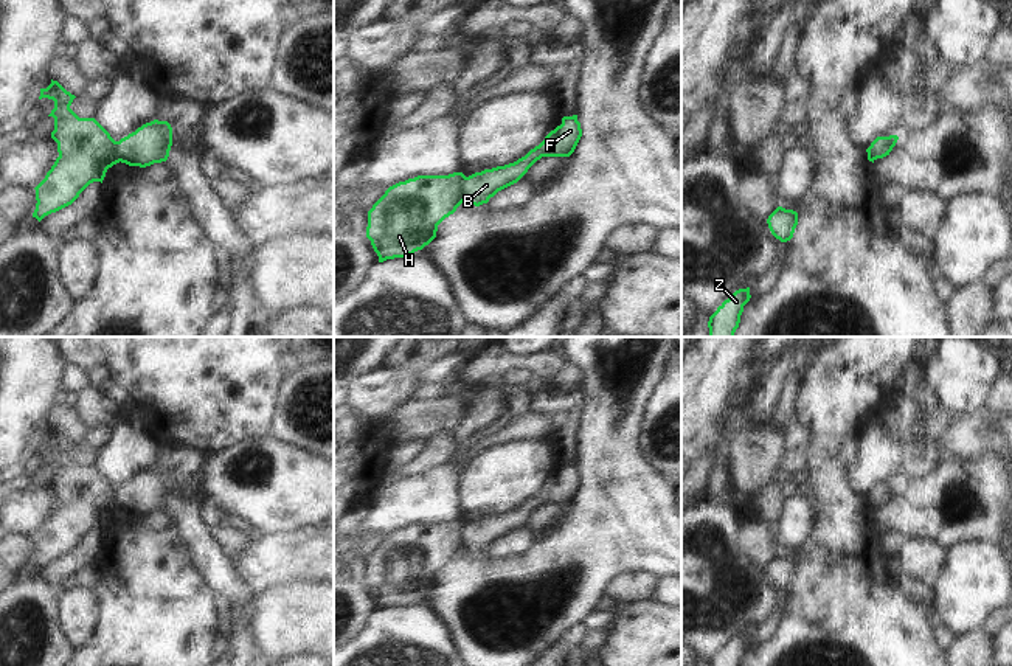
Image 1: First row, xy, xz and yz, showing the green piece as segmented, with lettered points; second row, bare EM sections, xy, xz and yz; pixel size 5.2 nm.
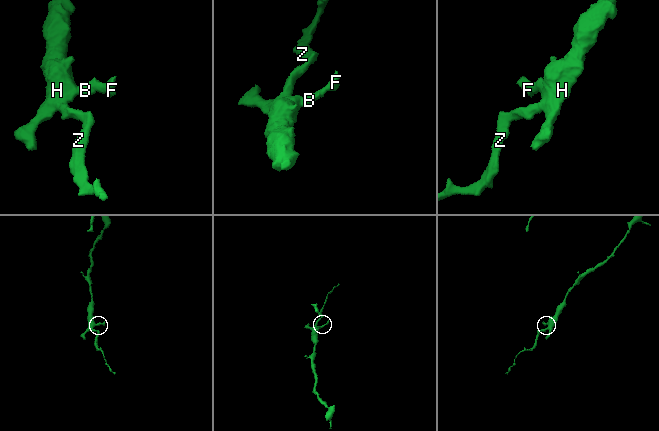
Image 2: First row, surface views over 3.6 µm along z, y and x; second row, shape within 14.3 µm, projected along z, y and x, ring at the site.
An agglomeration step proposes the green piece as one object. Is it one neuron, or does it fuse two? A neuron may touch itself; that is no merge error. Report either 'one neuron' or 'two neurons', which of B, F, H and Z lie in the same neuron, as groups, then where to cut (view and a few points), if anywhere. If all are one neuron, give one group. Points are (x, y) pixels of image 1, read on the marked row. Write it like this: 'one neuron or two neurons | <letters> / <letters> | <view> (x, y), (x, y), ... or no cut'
two neurons | B F / H Z | xz (466, 177), (464, 201)

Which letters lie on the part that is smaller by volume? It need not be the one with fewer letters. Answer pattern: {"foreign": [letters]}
{"foreign": ["B", "F"]}

